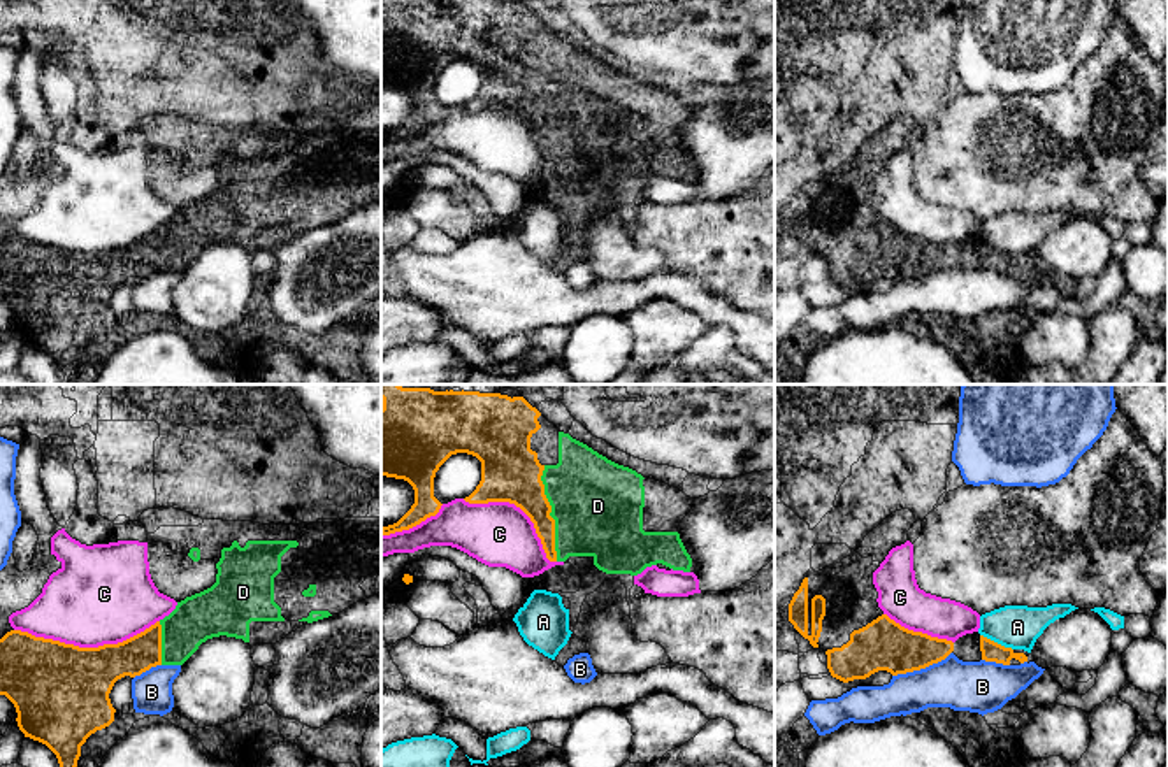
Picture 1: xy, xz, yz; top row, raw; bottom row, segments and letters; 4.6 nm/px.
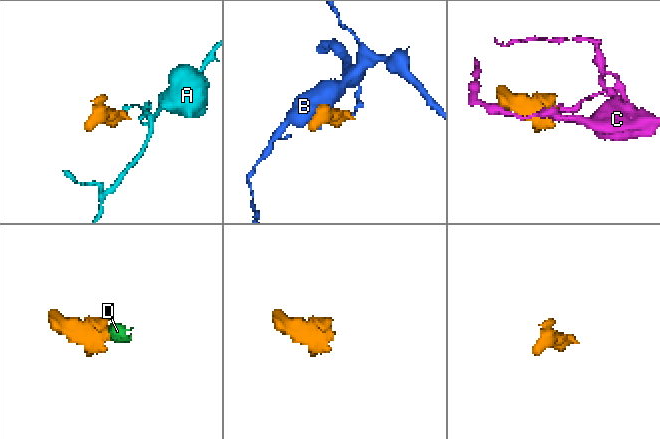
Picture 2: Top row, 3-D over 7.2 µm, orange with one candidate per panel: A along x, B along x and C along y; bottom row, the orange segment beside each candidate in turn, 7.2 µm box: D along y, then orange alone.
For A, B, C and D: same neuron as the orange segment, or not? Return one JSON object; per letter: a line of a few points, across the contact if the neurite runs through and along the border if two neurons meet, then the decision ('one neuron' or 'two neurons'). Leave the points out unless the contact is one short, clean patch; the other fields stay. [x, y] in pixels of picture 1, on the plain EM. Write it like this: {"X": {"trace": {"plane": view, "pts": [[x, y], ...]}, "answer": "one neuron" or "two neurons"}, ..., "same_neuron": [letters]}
{"A": {"trace": {"plane": "yz", "pts": [[980, 241], [1012, 257]]}, "answer": "two neurons"}, "B": {"answer": "two neurons"}, "C": {"answer": "two neurons"}, "D": {"answer": "one neuron"}, "same_neuron": ["D"]}

